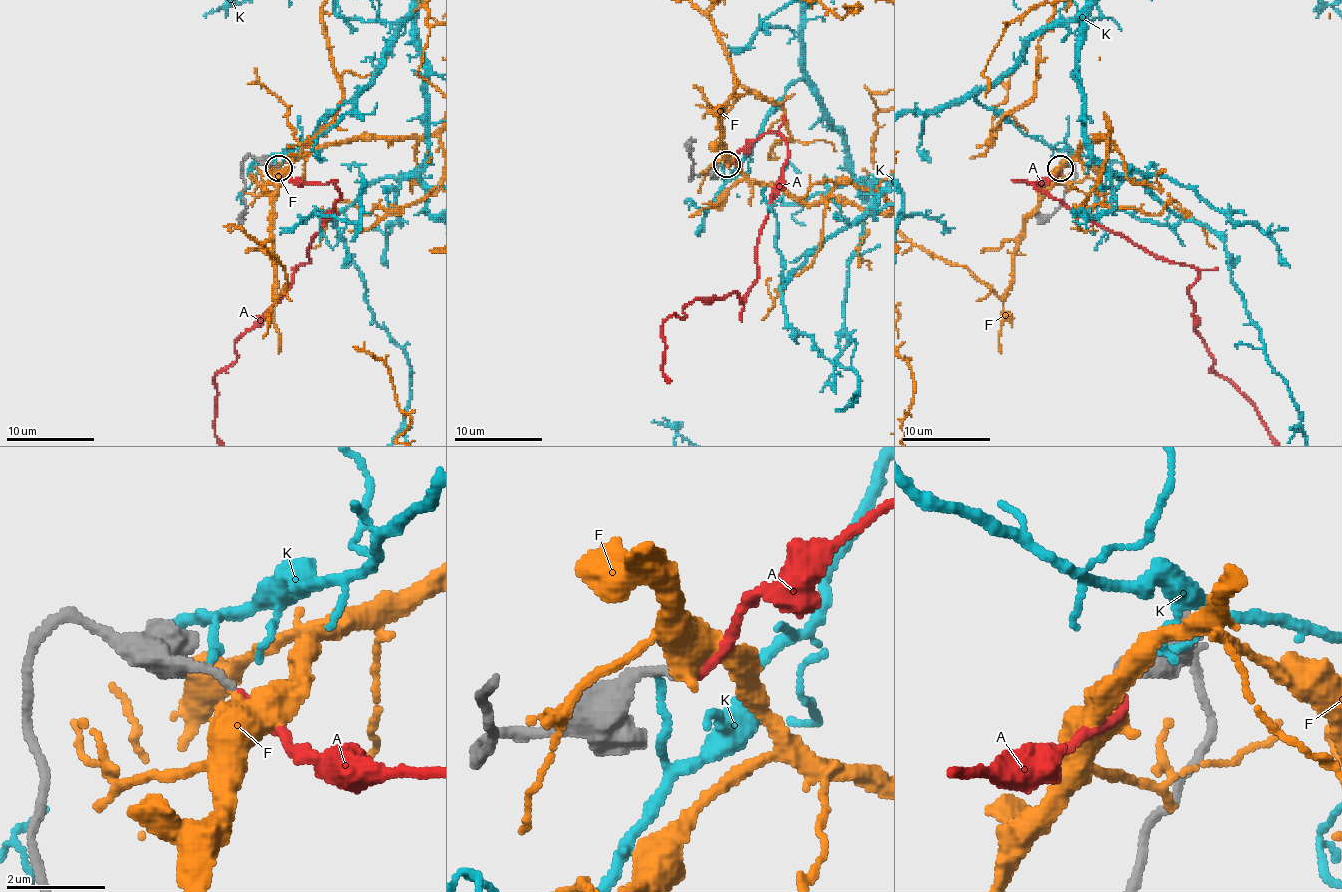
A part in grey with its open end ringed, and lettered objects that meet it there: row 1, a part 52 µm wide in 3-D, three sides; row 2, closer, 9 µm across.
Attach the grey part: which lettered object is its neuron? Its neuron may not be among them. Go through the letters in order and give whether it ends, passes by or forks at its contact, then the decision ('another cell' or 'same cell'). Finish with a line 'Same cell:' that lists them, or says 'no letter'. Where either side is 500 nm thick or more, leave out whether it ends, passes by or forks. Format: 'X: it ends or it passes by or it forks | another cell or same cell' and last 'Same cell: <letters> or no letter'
A: it ends | same cell
F: another cell
K: it ends | another cell
Same cell: A

